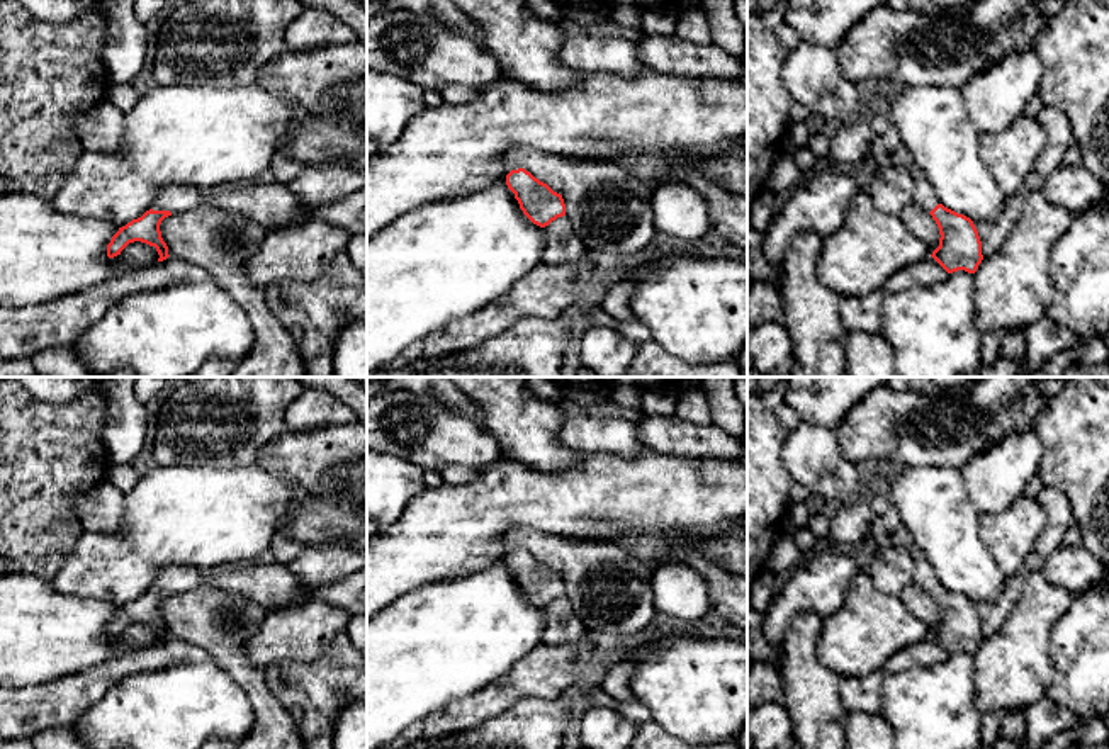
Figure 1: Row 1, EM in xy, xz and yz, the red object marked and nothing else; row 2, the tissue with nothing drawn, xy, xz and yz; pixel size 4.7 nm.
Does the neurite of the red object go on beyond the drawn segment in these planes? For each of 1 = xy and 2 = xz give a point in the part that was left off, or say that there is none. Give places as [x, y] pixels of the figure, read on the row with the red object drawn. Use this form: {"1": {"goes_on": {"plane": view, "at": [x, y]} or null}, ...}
{"1": {"goes_on": {"plane": "xy", "at": [175, 199]}}, "2": {"goes_on": null}}

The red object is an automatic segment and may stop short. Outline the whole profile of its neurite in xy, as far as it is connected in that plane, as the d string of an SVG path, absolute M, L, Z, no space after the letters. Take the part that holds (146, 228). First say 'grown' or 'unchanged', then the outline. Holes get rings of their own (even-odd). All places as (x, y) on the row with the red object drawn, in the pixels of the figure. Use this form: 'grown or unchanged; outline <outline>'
grown; outline M166 187L153 202L151 209L141 217L132 219L112 236L107 245L107 256L114 258L134 241L155 246L160 258L166 260L168 246L161 238L160 224L165 217L172 214L185 212L204 200L204 192L195 187Z

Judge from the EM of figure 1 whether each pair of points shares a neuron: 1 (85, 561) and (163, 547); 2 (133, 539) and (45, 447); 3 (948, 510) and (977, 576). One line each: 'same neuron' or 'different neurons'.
1: same neuron
2: different neurons
3: same neuron

